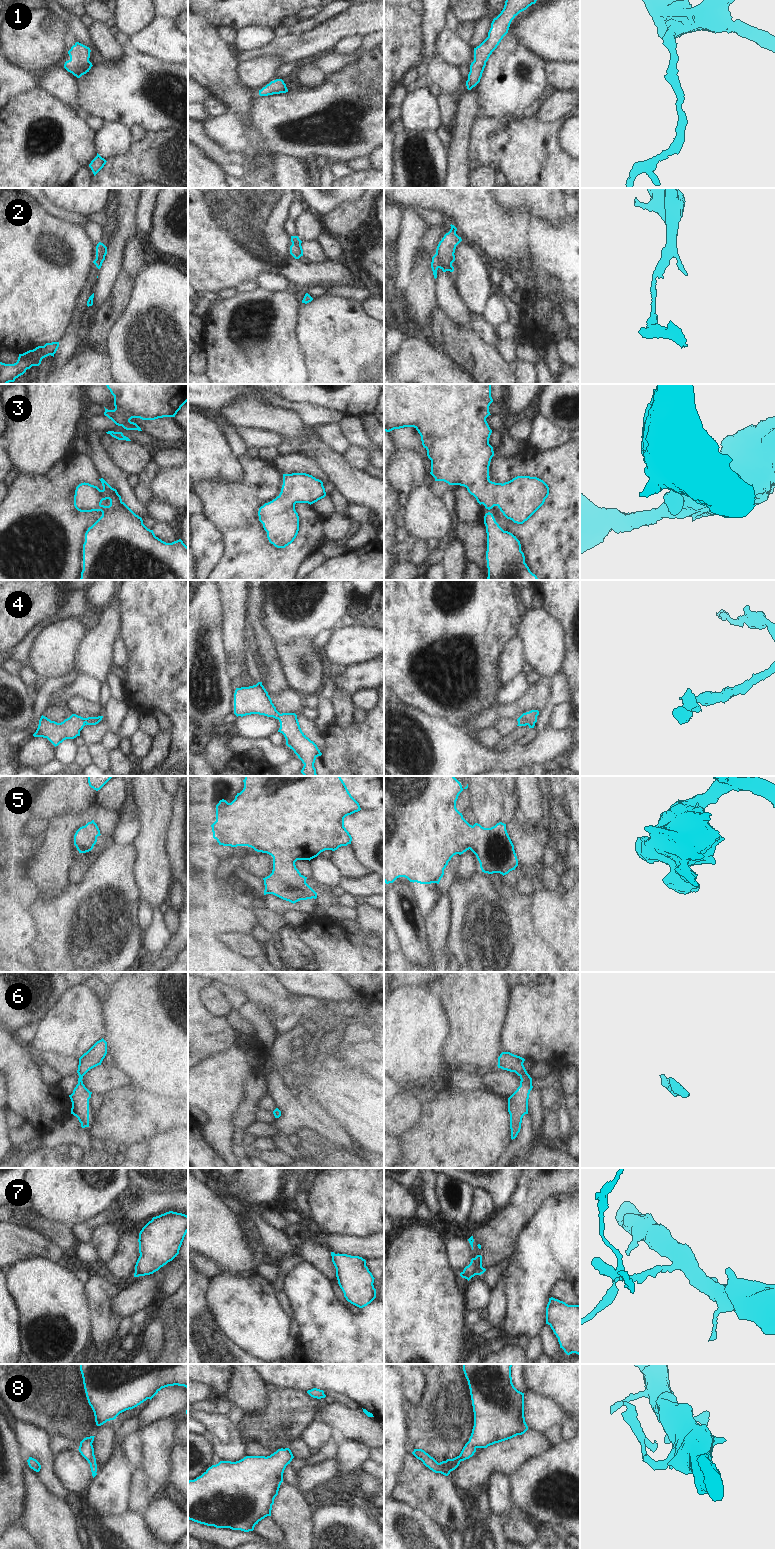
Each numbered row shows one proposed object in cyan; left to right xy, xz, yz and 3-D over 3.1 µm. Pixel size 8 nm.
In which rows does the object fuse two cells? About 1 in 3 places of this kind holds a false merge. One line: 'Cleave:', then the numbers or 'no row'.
Cleave: 2

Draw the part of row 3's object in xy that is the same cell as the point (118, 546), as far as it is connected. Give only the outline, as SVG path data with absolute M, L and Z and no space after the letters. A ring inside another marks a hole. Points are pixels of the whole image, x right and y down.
M103 478L103 489L89 483L76 487L74 506L80 512L101 511L102 516L85 533L83 544L83 570L80 580L188 580L188 547L181 539L166 543L148 529L141 517L136 515L121 499L117 490Z

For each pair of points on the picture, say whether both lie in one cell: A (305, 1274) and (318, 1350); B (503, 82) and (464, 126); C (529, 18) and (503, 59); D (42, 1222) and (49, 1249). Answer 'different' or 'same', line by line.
A: same
B: different
C: different
D: different

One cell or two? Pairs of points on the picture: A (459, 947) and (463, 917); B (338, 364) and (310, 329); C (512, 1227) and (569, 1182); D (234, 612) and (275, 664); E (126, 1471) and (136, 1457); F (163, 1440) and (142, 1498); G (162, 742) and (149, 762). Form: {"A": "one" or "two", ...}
{"A": "one", "B": "one", "C": "one", "D": "two", "E": "two", "F": "one", "G": "one"}

